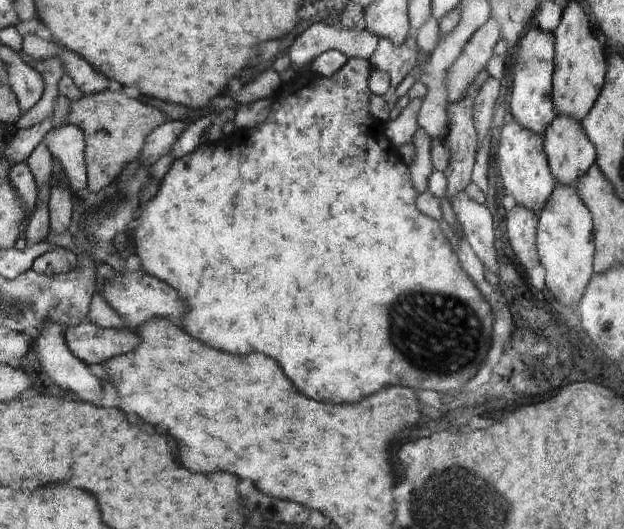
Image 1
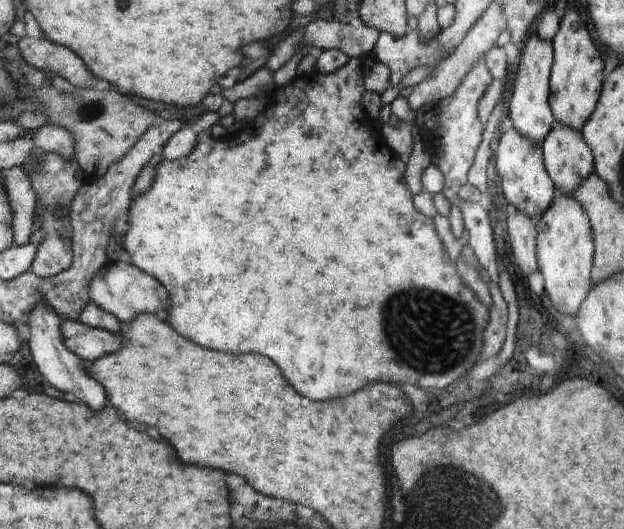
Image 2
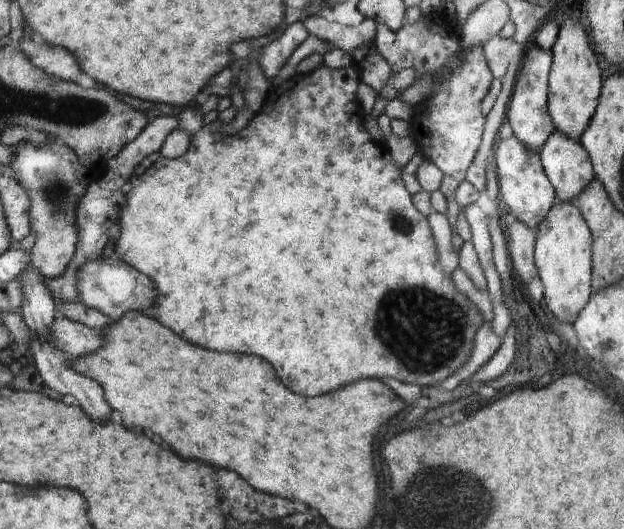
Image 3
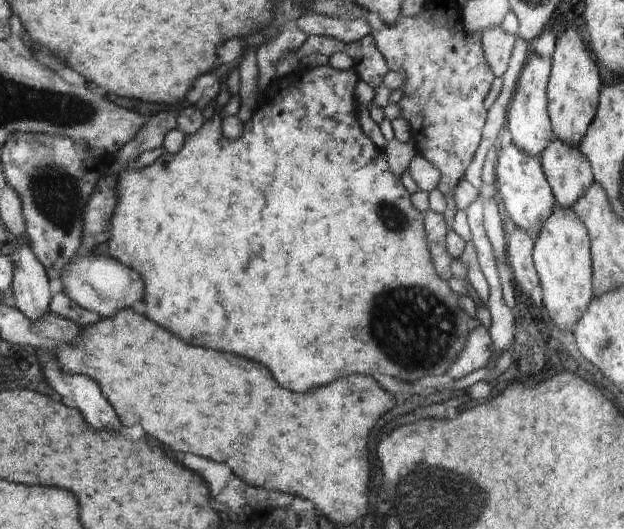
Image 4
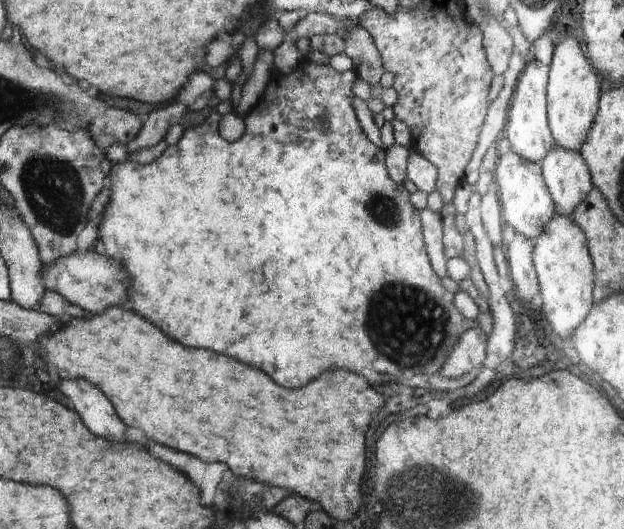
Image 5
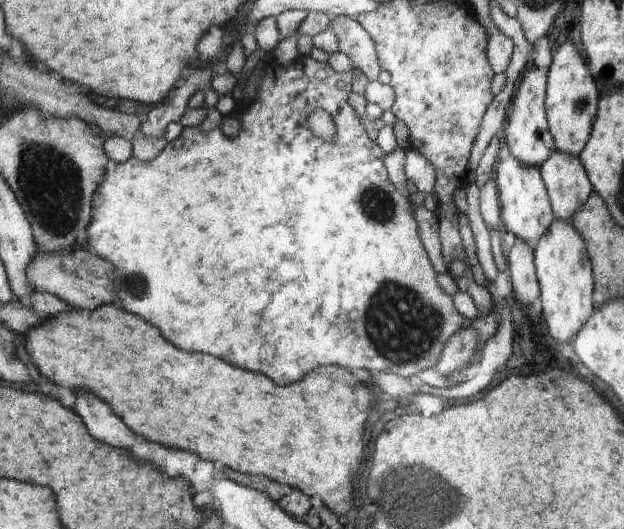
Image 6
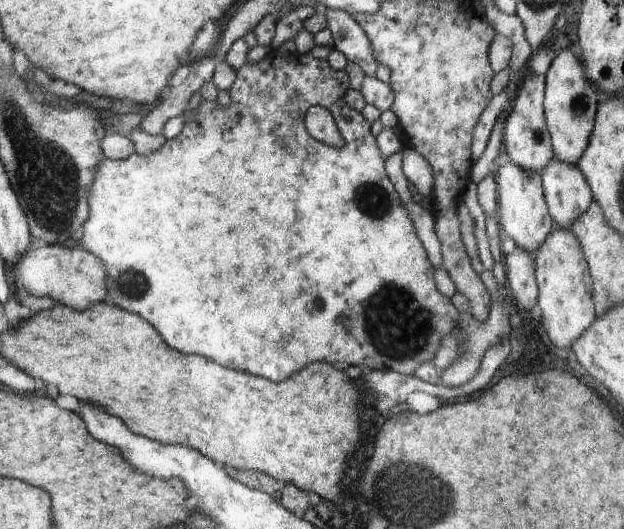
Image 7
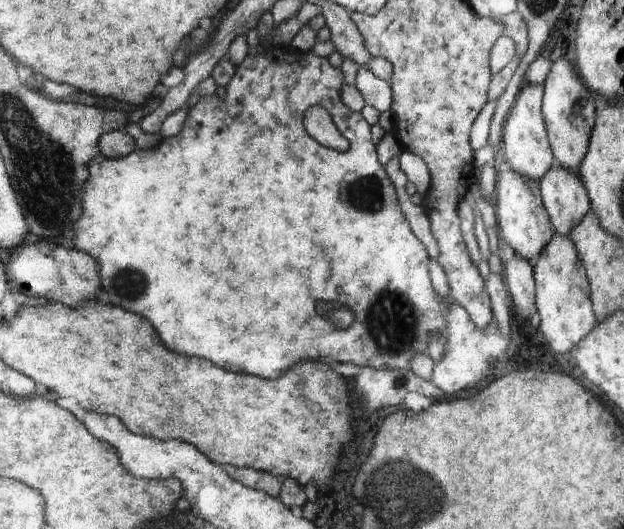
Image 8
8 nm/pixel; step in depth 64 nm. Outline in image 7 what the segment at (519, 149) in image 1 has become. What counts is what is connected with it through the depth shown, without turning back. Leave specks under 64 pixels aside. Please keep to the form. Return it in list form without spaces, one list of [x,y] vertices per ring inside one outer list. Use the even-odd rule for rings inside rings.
[[[509,160],[498,163],[494,173],[498,198],[496,217],[503,237],[512,238],[515,246],[520,246],[522,250],[534,252],[544,242],[544,238],[556,228],[544,198],[541,175],[538,172],[522,170]]]

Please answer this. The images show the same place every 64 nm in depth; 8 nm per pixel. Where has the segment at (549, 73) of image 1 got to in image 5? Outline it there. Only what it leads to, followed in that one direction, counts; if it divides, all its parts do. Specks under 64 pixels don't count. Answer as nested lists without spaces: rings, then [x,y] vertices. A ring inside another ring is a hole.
[[[530,59],[516,84],[503,133],[510,142],[512,152],[530,162],[540,162],[555,144],[547,116],[548,75],[549,66]]]

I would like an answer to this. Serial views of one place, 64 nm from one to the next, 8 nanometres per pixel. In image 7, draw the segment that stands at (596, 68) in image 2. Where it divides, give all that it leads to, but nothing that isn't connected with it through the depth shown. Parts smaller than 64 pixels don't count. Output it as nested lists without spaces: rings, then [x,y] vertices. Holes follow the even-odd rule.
[[[570,50],[559,52],[546,74],[543,100],[546,126],[555,158],[568,164],[577,164],[588,146],[598,105],[596,88],[587,80],[581,62],[574,58]]]

